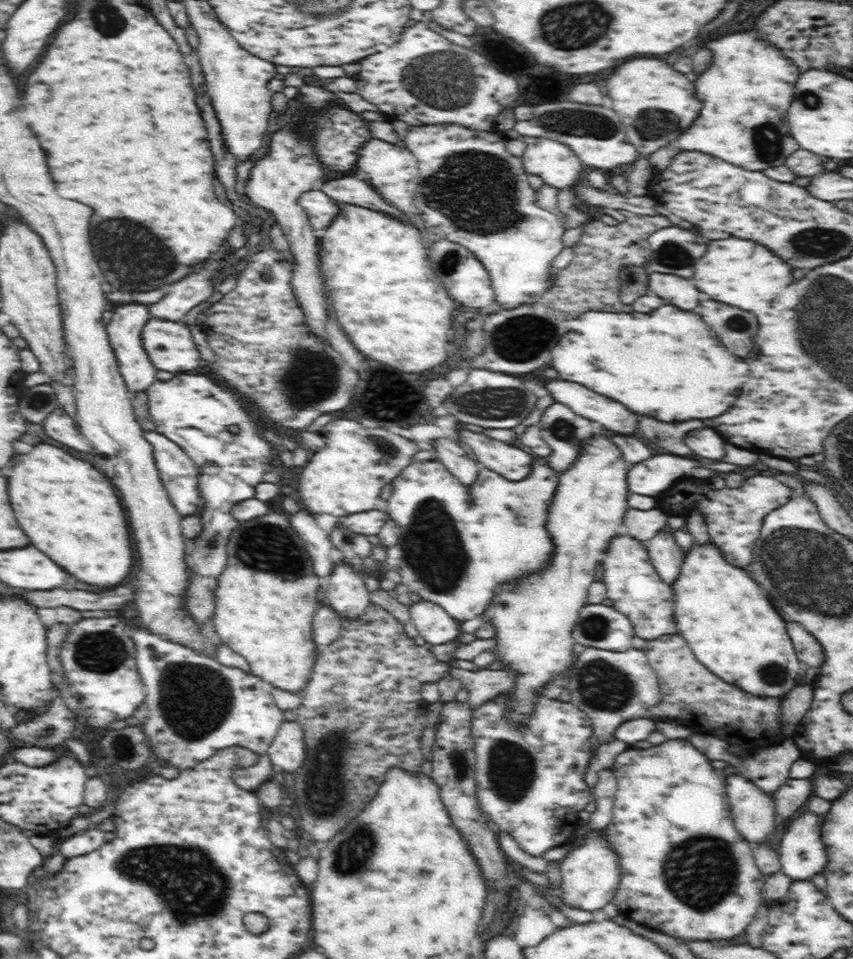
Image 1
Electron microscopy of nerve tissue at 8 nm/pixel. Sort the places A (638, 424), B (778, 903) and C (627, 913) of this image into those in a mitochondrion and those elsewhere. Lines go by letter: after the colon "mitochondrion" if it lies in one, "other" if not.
A: other
B: other
C: other

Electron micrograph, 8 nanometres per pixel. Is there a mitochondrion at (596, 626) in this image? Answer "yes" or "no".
yes

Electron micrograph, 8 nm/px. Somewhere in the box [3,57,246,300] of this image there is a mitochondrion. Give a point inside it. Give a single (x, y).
(125, 246)

